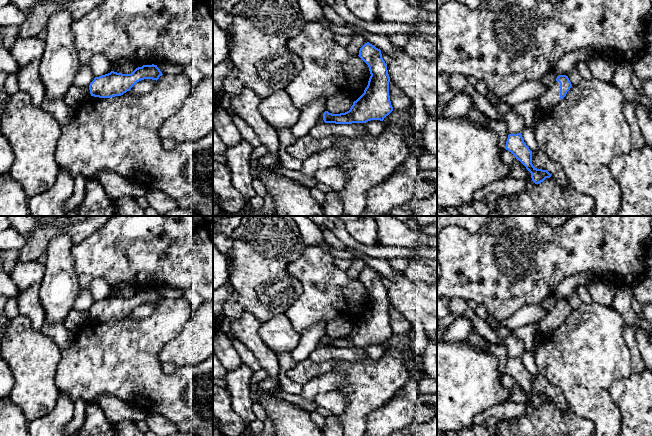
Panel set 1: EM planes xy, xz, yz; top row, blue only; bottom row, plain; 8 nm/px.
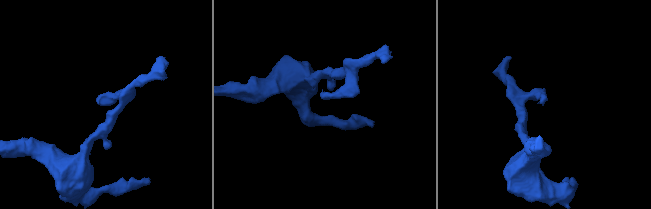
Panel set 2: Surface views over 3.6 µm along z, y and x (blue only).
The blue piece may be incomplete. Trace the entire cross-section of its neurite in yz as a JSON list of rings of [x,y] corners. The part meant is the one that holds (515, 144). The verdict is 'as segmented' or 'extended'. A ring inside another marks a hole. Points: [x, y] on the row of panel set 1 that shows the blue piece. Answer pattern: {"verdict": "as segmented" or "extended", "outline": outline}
{"verdict": "as segmented", "outline": [[[521,133],[509,134],[505,149],[511,152],[516,159],[526,167],[526,169],[531,173],[532,181],[535,184],[539,184],[546,178],[551,177],[551,174],[547,170],[537,169],[533,166],[532,151],[524,142]]]}

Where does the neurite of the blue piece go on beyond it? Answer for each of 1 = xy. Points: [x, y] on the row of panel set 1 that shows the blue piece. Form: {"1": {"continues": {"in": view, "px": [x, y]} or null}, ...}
{"1": {"continues": null}}

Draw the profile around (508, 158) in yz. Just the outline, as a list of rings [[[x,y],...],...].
[[[505,149],[502,152],[502,160],[509,166],[510,170],[512,170],[513,165],[517,159],[511,152]]]

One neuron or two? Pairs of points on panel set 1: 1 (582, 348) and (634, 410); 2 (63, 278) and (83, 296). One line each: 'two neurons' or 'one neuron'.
1: two neurons
2: two neurons

